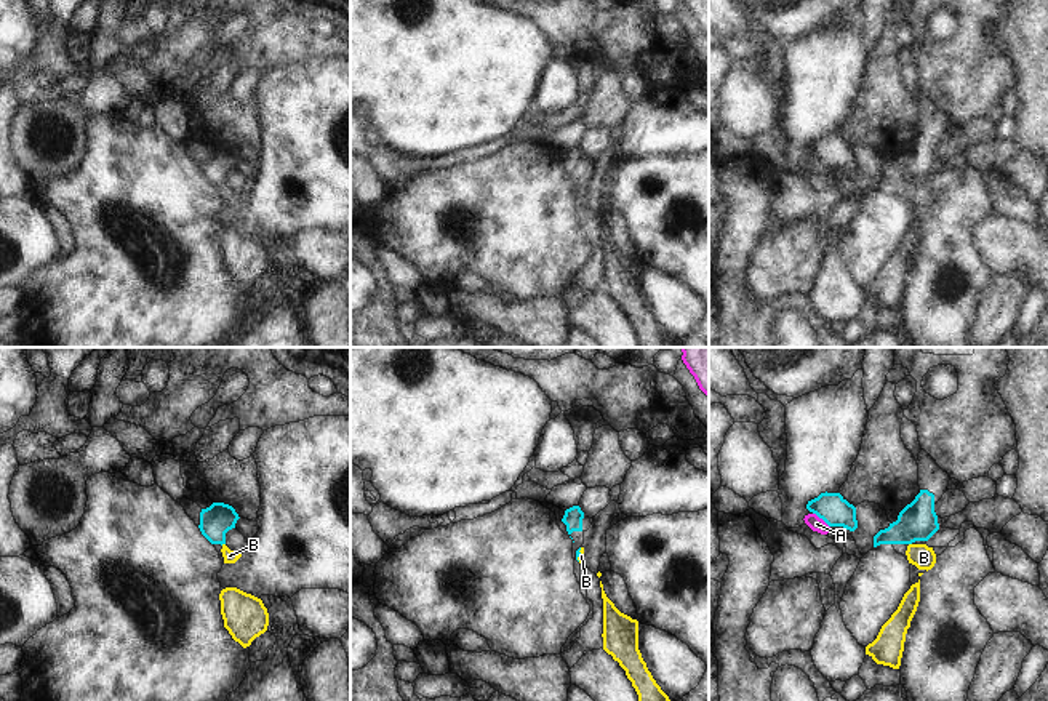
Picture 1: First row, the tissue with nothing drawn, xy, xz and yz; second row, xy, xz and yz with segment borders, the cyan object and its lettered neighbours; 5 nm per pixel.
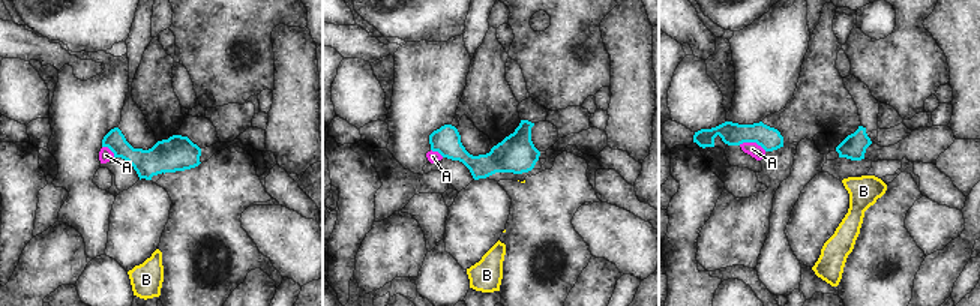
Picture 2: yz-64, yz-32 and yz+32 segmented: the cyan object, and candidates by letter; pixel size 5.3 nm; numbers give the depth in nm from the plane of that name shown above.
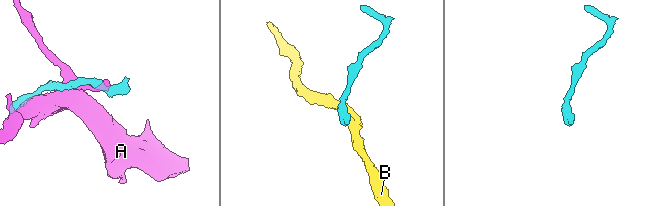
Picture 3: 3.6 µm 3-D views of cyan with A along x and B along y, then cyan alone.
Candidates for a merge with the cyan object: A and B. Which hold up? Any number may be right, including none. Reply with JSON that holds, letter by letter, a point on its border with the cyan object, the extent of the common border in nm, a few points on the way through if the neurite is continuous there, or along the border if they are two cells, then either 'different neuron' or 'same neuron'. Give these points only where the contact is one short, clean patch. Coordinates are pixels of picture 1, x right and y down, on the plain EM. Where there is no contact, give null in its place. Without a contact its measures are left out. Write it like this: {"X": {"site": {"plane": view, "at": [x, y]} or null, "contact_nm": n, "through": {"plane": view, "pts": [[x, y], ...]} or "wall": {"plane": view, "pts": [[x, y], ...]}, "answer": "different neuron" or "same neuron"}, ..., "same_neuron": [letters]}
{"A": {"site": {"plane": "yz", "at": [821, 159]}, "contact_nm": 120, "answer": "different neuron"}, "B": {"site": {"plane": "xy", "at": [223, 184]}, "contact_nm": 30, "wall": {"plane": "xy", "pts": [[224, 184], [221, 186]]}, "answer": "different neuron"}, "same_neuron": []}

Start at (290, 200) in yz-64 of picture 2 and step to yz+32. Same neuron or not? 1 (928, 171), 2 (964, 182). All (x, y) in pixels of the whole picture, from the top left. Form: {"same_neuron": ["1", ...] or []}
{"same_neuron": ["1"]}

